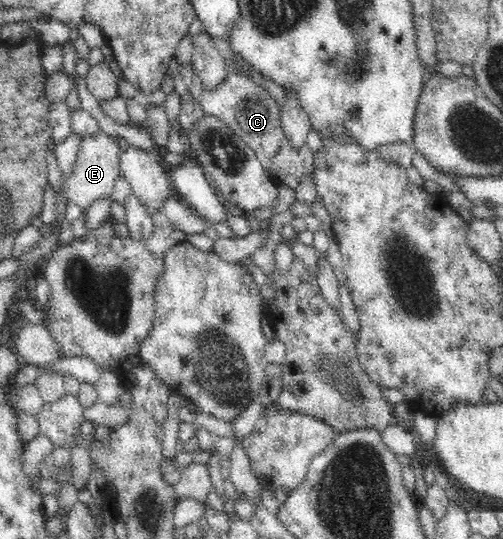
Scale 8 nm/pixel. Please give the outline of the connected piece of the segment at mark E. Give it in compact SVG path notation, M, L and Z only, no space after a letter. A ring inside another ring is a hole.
M101 130L95 135L88 135L82 138L72 174L67 179L67 184L65 184L65 194L68 200L77 204L83 212L95 200L112 196L114 185L121 176L119 159L121 149L118 141L117 138L107 136Z

